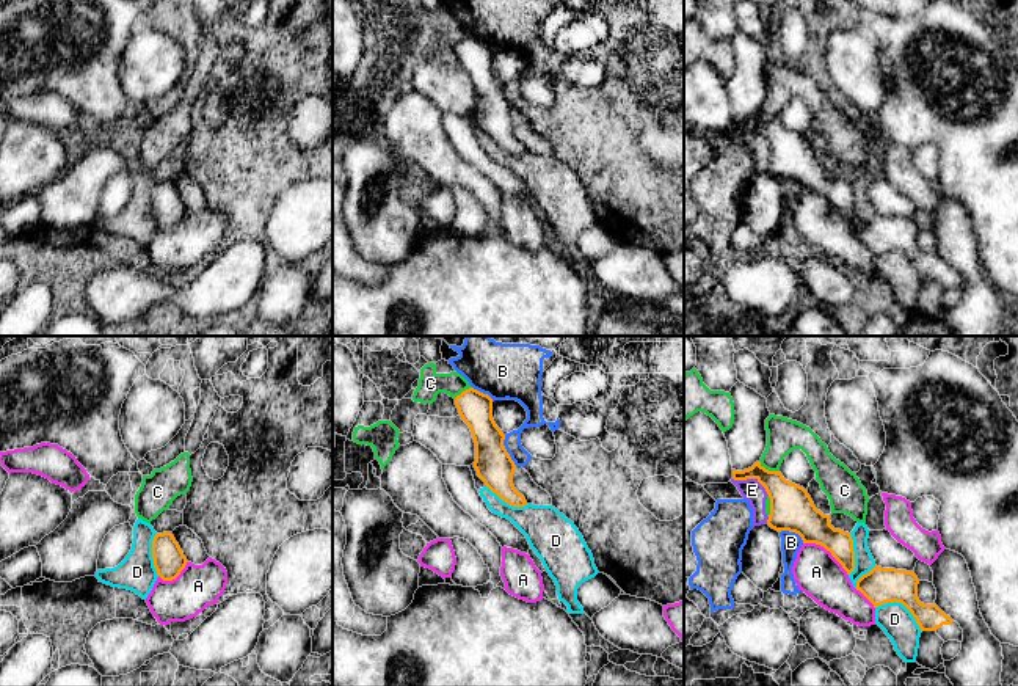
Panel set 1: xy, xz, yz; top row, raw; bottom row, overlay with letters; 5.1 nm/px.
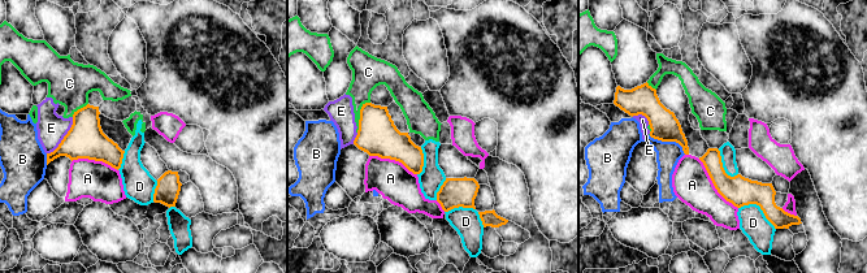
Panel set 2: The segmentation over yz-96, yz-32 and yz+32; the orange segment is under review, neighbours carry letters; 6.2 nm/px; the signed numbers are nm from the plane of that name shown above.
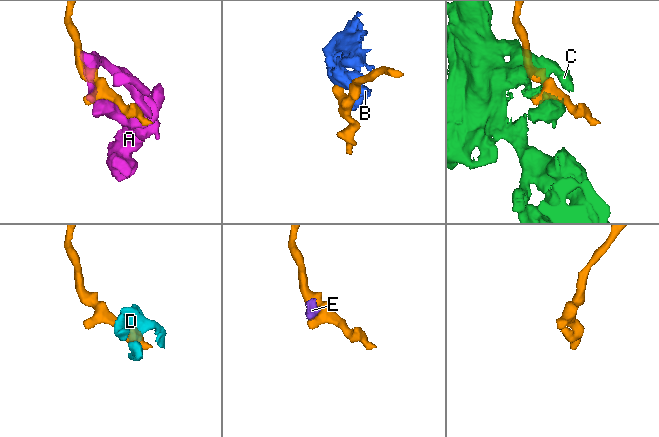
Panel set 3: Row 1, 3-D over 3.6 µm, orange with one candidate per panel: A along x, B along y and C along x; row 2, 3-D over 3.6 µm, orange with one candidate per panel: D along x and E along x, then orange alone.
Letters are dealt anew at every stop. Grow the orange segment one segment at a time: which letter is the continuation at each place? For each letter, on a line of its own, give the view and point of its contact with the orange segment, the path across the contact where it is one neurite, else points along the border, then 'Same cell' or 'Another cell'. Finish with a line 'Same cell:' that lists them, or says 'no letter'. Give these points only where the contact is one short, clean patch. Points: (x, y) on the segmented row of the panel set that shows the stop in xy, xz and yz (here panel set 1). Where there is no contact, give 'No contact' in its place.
A: Touches orange at yz (828, 550). Another cell
B: Touches orange at xz (505, 451). Another cell
C: Touches orange at yz (767, 470). Another cell
D: Touches orange at yz (902, 603). Another cell
E: Touches orange at yz (752, 478). Boundary: yz (733, 478), (755, 479), (769, 495). Another cell
Same cell: no letter

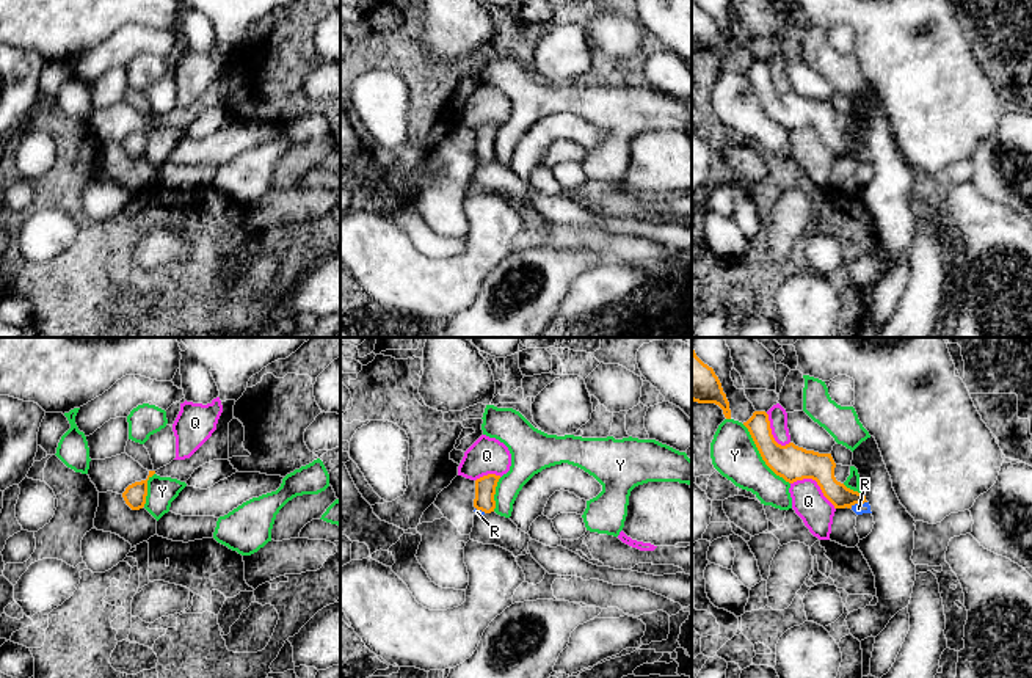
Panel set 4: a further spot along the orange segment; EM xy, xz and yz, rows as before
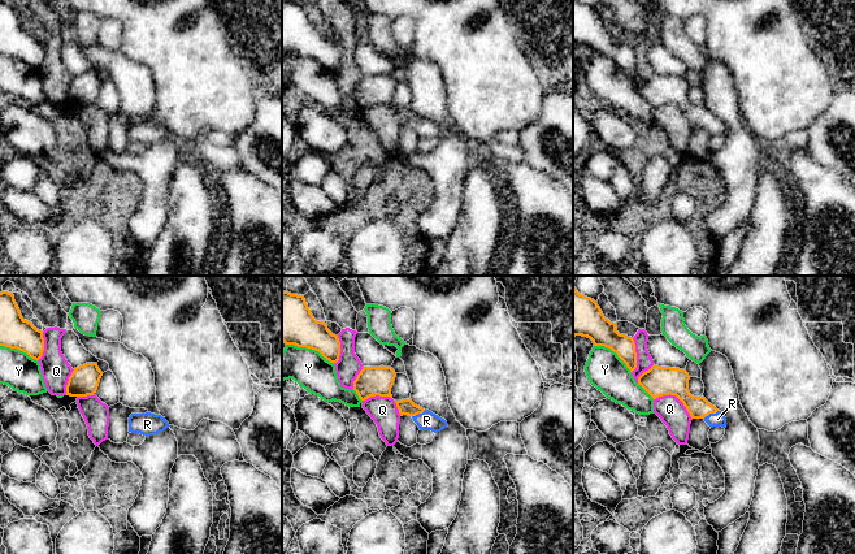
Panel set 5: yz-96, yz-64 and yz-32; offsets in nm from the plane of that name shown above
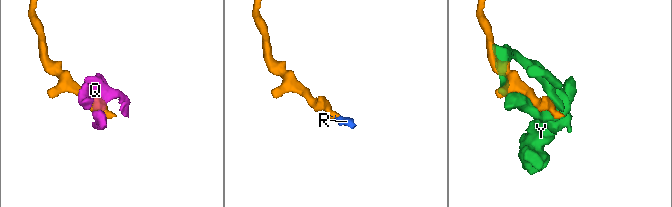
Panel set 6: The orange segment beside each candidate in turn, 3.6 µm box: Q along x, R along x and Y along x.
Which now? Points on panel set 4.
Q: Touches orange at yz (817, 484). Another cell
R: Touches orange at yz (858, 503). Path across: yz (822, 470), (843, 496), (858, 503), (858, 509). Same cell
Y: Touches orange at yz (761, 455). Another cell
Same cell: R

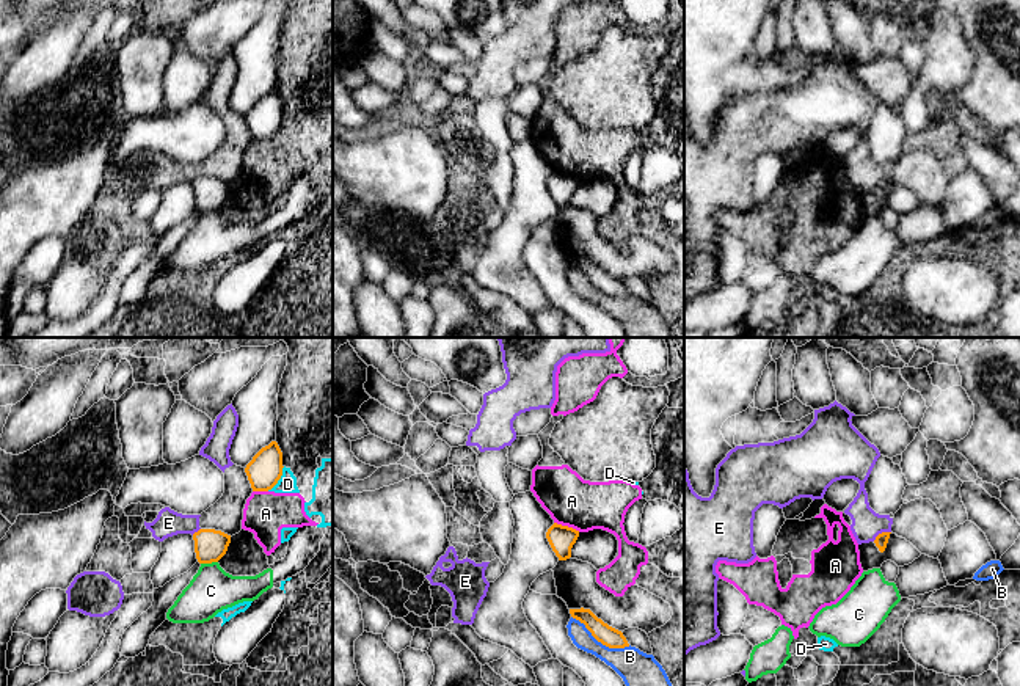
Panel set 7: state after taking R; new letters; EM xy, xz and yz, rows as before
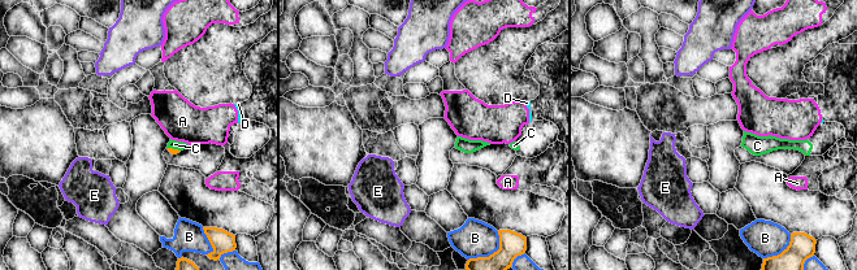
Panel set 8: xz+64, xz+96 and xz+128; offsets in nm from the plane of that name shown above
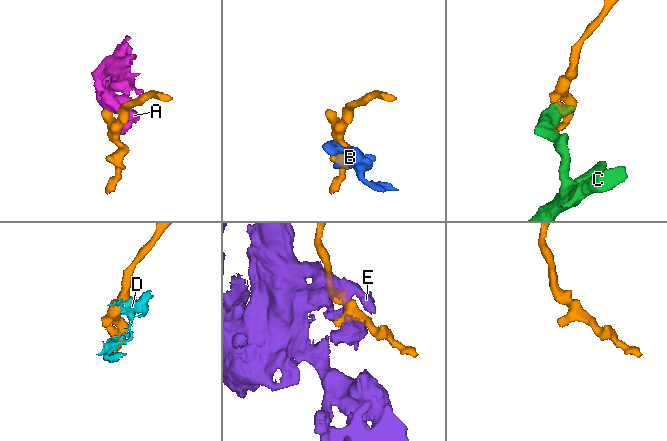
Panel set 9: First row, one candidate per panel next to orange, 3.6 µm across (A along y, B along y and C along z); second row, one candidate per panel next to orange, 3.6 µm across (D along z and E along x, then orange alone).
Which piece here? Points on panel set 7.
A: Touches orange at xz (567, 526). Another cell
B: Touches orange at xz (600, 641). Another cell
C: Touches orange at xy (209, 562). Boundary: xy (217, 561), (201, 564). Another cell
D: Touches orange at xy (280, 478). Boundary: xy (284, 467), (280, 479), (267, 490). Another cell
E: Touches orange at yz (882, 532). Another cell
Same cell: no letter

